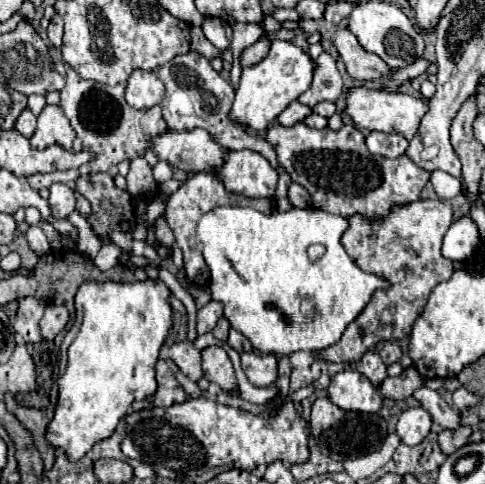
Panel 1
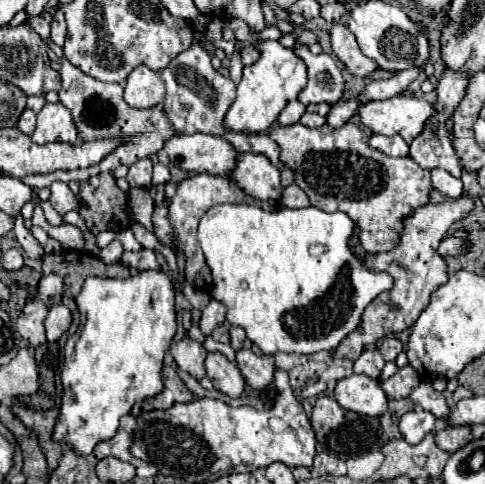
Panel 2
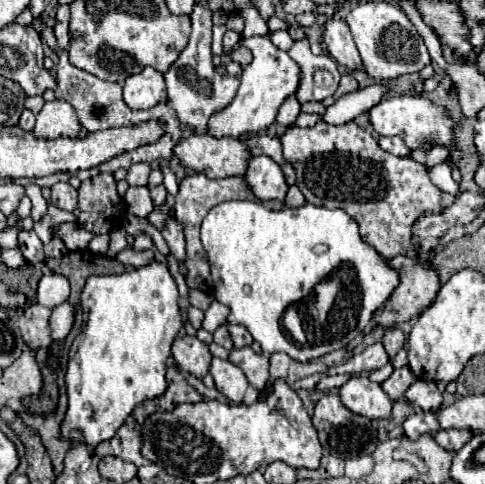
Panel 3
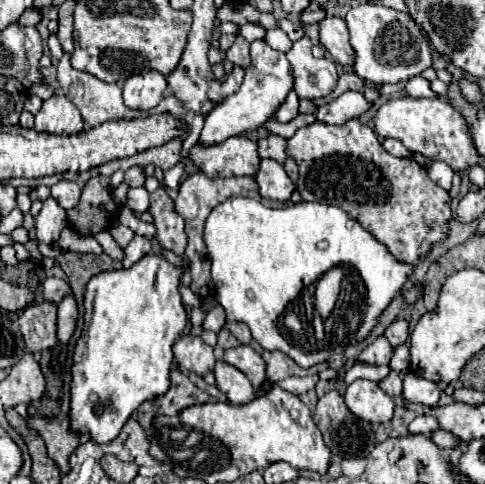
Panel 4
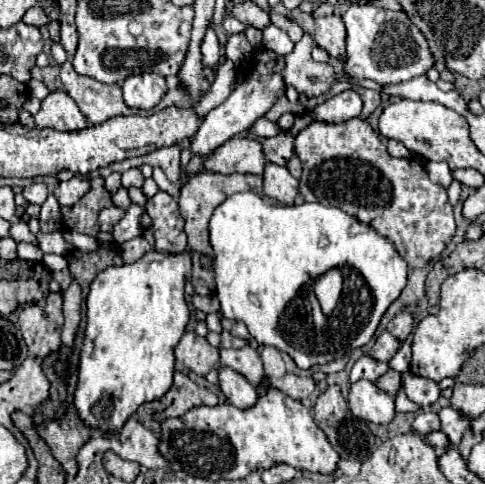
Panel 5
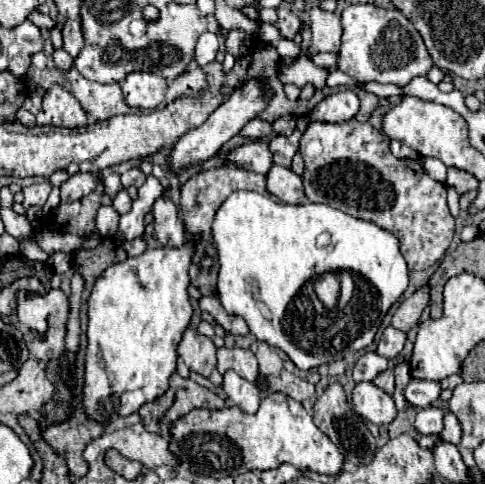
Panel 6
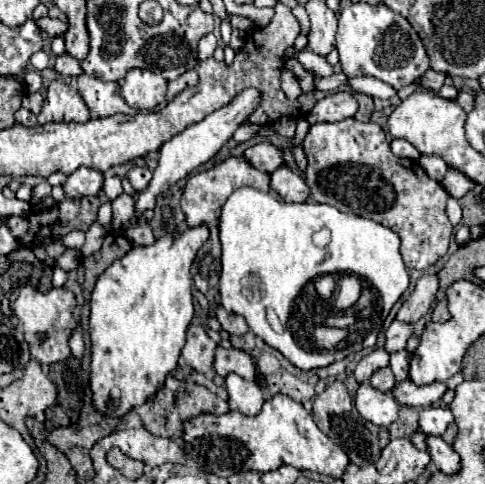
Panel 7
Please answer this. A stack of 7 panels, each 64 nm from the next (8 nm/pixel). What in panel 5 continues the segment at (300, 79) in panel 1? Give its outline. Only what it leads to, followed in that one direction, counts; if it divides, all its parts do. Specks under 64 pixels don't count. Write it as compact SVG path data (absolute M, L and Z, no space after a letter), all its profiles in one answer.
M256 46L254 48L254 58L256 58L256 66L252 68L250 76L244 78L244 82L240 86L234 88L234 92L230 94L230 98L226 102L222 102L220 106L216 106L214 110L210 110L200 126L200 130L196 132L190 139L190 149L192 154L198 156L208 156L212 154L216 148L220 148L224 142L228 142L230 138L234 138L240 132L246 132L258 118L262 118L272 104L282 96L284 92L284 82L280 76L280 70L284 68L284 58L278 56L272 50L266 50L264 46Z

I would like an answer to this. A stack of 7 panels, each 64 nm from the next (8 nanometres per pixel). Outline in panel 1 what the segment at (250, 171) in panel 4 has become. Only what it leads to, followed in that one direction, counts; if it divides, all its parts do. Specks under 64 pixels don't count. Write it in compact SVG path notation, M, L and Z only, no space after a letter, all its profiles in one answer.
M202 128L194 130L168 130L154 138L156 156L184 172L212 172L222 168L226 148L216 144Z

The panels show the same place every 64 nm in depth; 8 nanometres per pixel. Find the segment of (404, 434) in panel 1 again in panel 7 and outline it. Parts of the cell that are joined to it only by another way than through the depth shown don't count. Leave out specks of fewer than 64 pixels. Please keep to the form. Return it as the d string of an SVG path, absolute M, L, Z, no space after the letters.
M440 406L440 408L426 408L420 412L420 428L422 432L440 432L440 436L444 434L444 430L454 422L454 416L450 412L450 408Z

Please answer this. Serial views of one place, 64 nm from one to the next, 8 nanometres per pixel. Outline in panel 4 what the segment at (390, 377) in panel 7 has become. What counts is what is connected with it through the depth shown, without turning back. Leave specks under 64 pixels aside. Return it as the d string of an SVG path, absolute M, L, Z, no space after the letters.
M390 372L378 386L392 398L400 398L402 396L402 380L404 380L404 374L402 372Z

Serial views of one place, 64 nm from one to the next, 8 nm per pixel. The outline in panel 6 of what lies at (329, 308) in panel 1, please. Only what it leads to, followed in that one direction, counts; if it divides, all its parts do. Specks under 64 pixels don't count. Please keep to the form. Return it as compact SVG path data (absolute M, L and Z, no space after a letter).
M238 190L218 208L212 230L220 262L218 298L224 310L242 316L258 340L284 350L300 370L316 368L334 360L330 350L320 354L298 348L282 328L290 298L314 278L314 266L346 266L344 270L362 276L372 286L372 290L368 290L372 302L362 302L362 314L356 314L354 318L356 350L368 348L374 342L382 318L408 288L408 268L396 236L328 204L306 202L292 206L276 202L268 194Z

